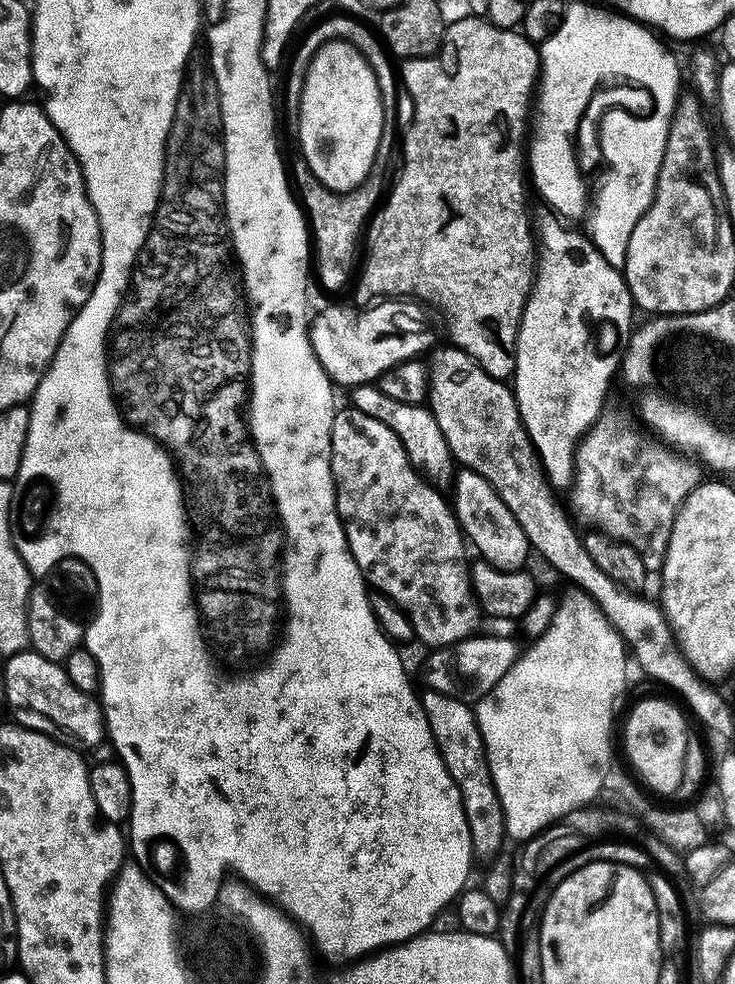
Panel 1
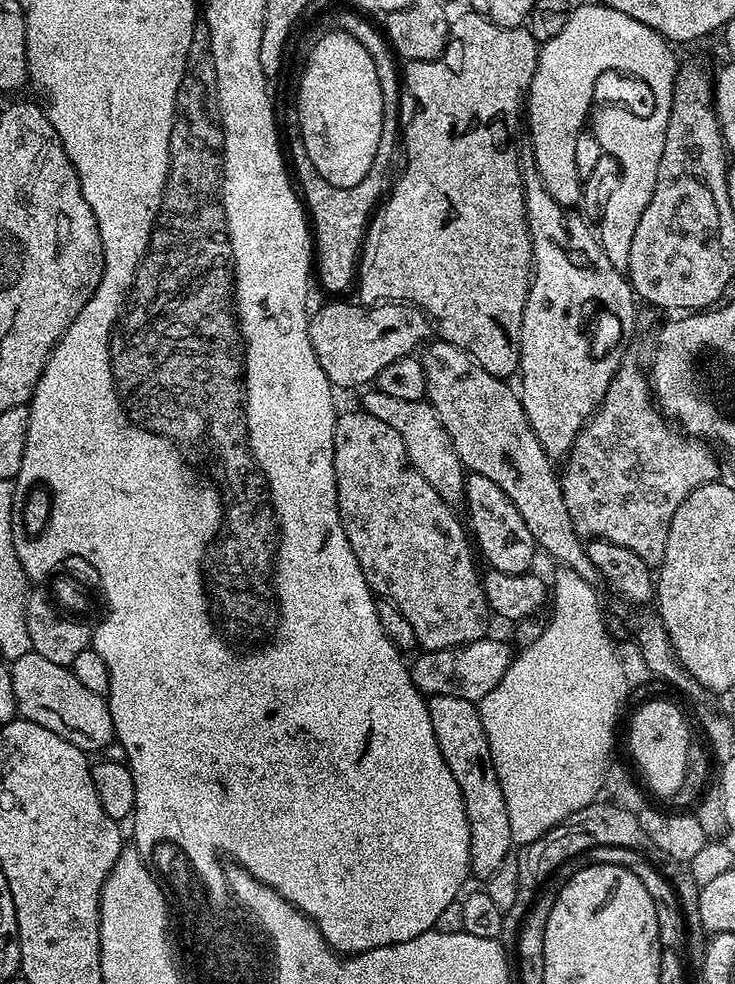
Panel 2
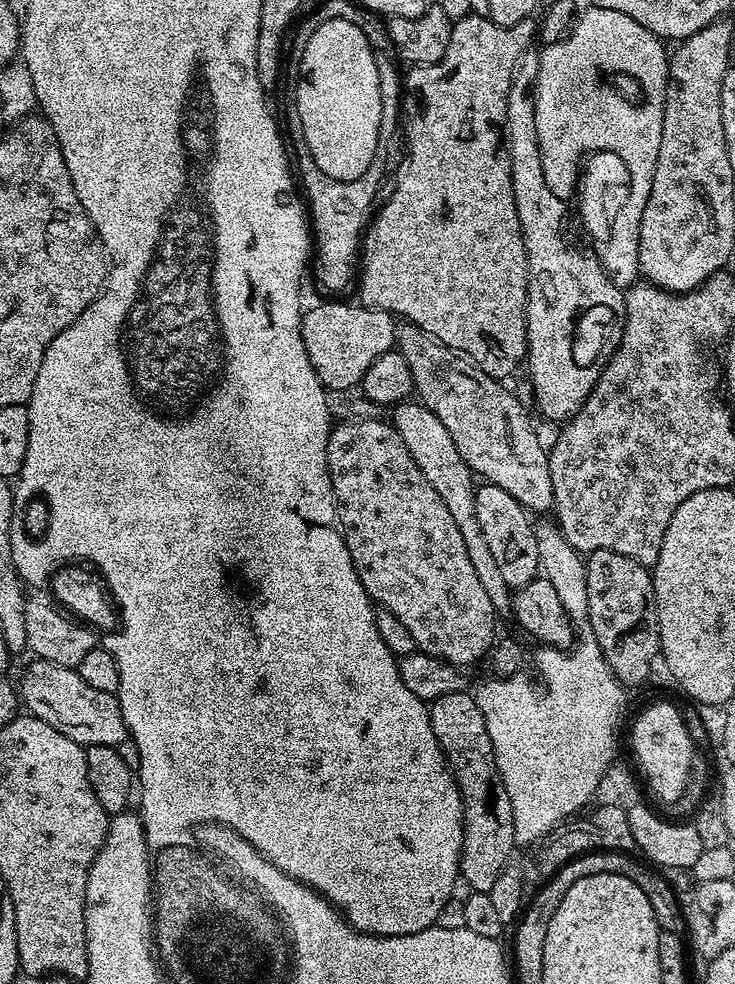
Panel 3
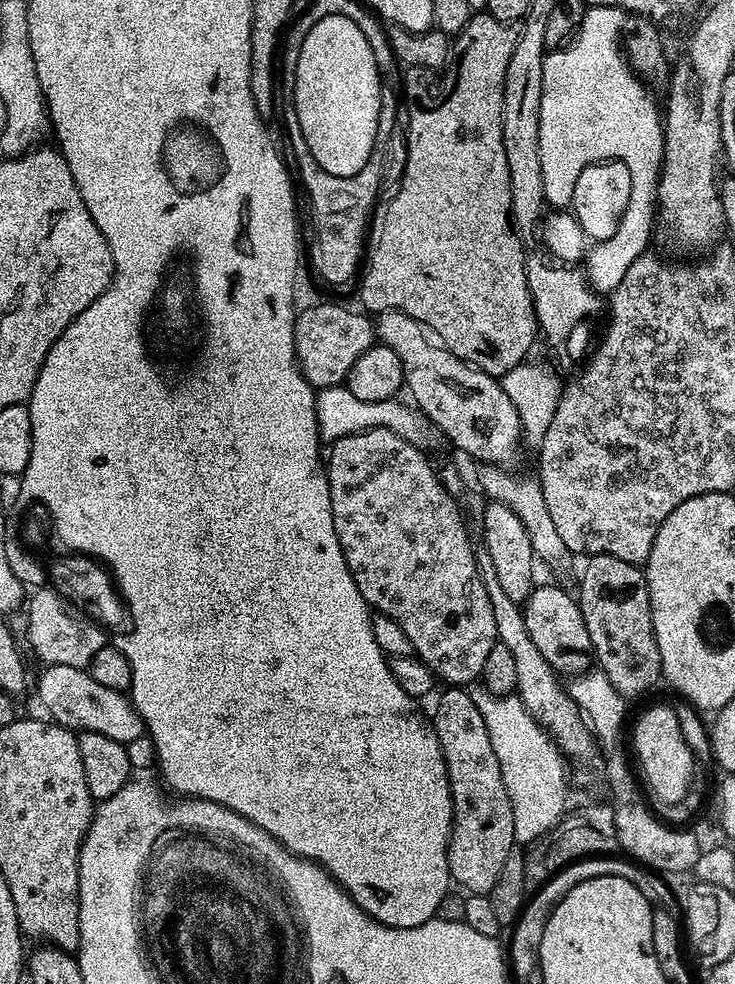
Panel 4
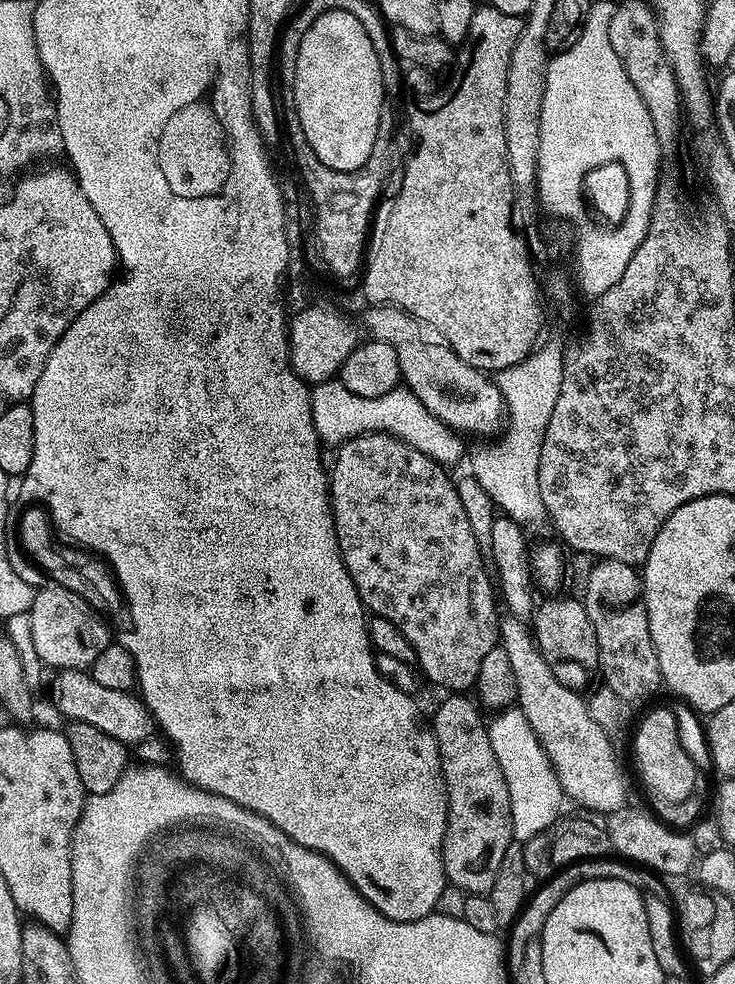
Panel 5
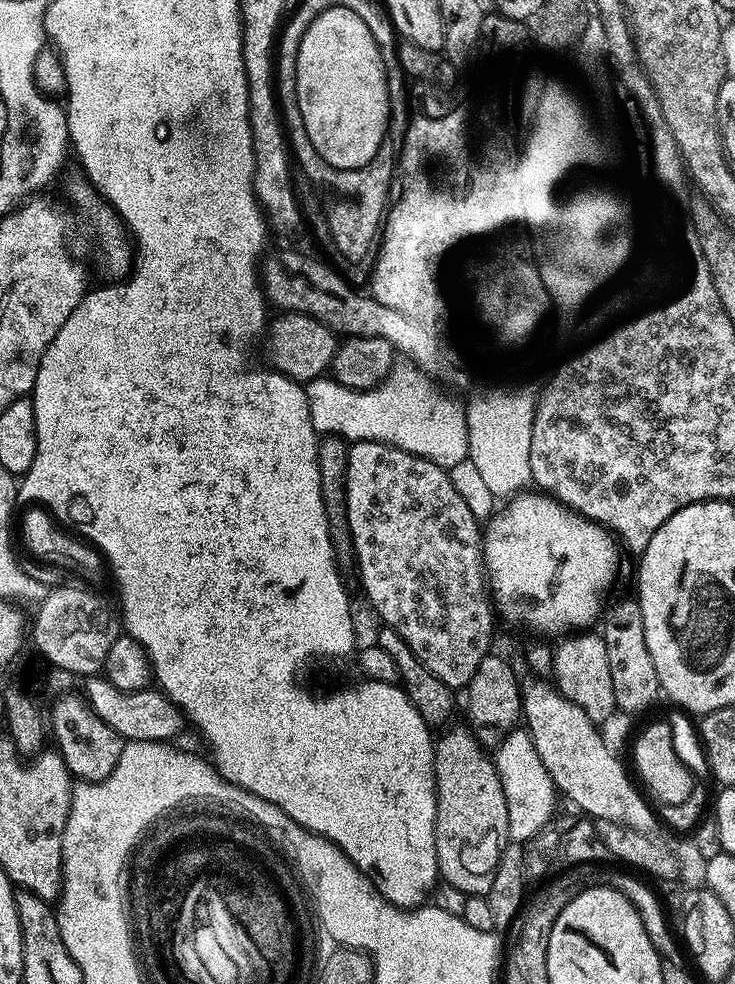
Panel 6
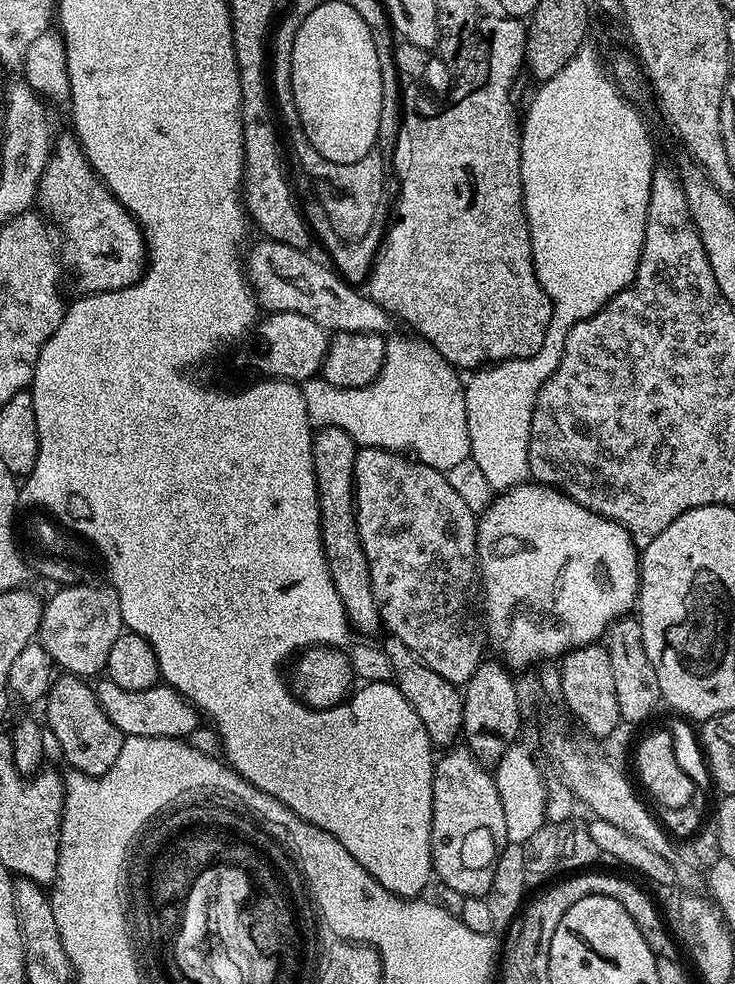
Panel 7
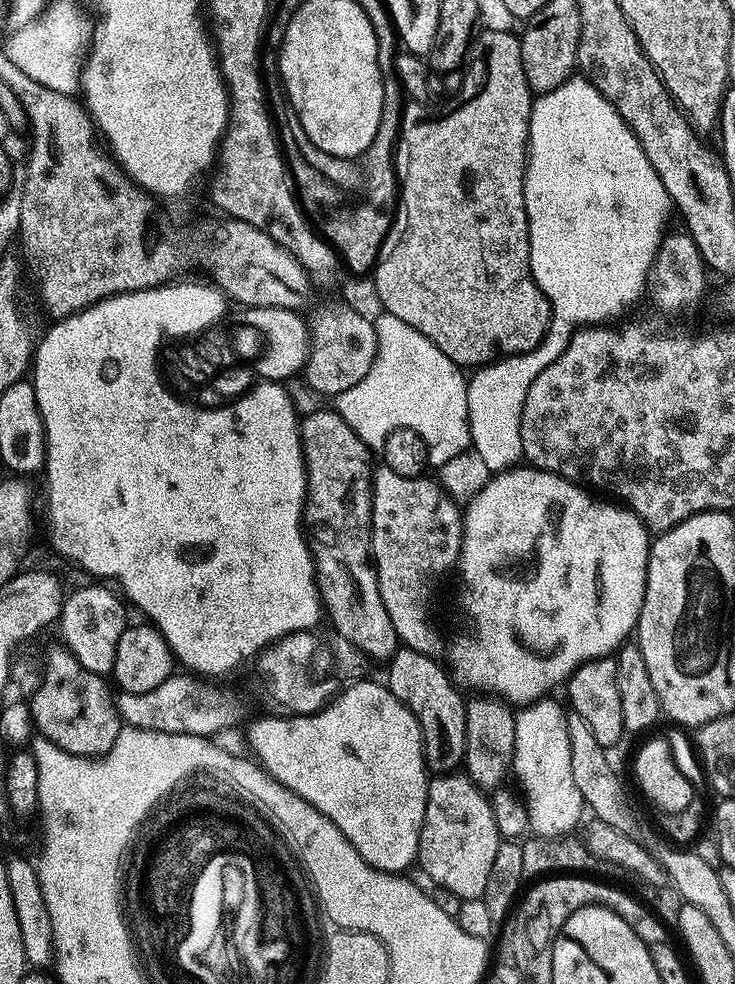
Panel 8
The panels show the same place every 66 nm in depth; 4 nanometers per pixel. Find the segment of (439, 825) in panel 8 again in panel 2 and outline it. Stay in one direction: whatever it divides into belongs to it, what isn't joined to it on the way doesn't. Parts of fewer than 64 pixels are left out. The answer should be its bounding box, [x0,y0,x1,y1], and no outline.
[428,696,514,882]

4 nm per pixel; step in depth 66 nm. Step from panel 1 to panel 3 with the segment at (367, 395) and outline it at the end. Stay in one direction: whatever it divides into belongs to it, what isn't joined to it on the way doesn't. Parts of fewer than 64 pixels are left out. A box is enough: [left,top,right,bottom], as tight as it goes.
[391,402,512,617]

